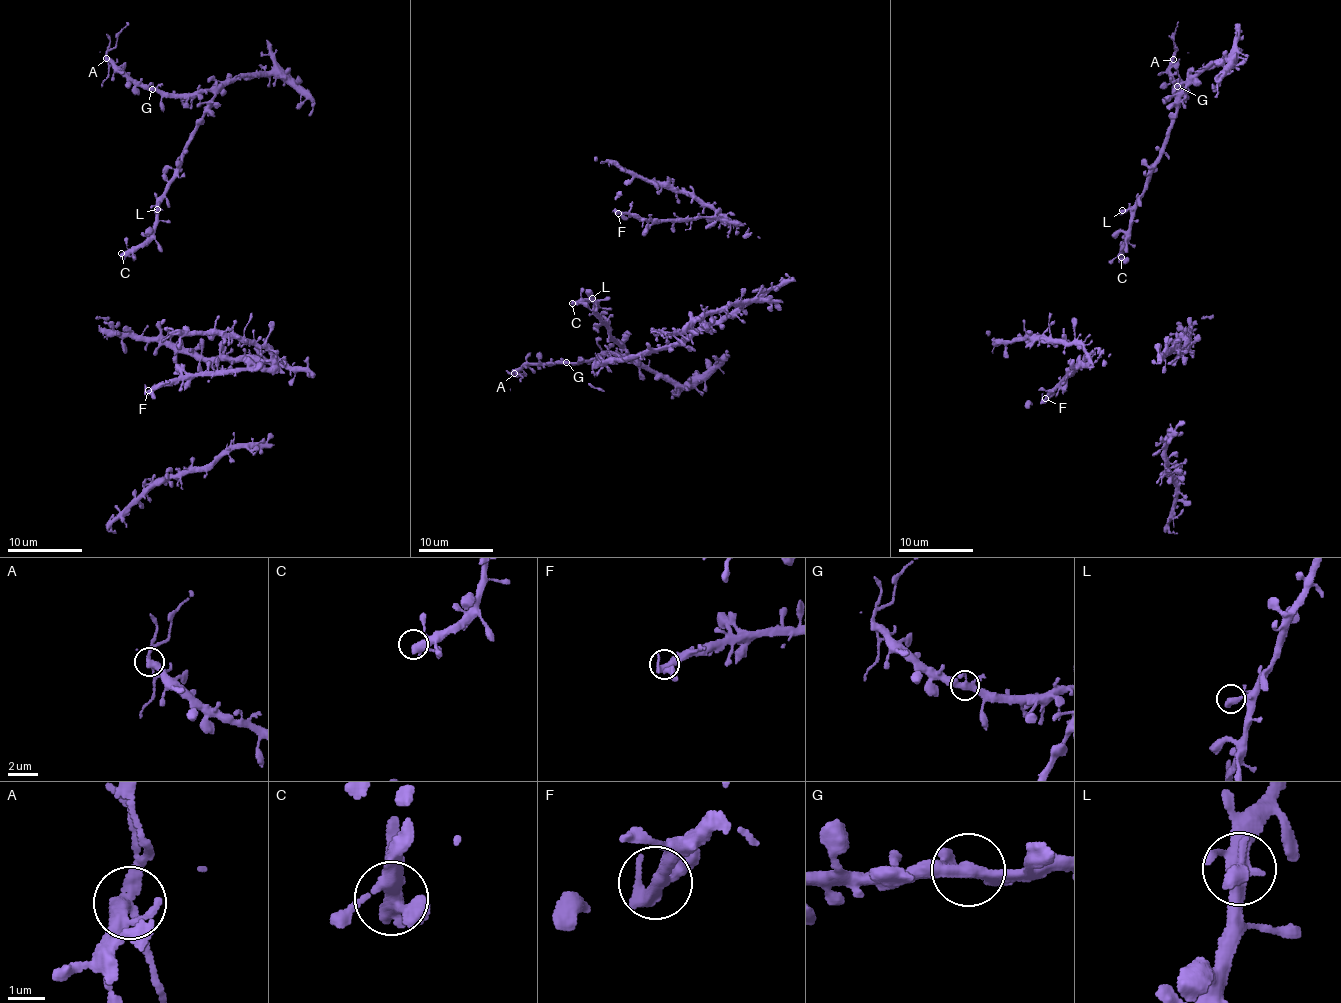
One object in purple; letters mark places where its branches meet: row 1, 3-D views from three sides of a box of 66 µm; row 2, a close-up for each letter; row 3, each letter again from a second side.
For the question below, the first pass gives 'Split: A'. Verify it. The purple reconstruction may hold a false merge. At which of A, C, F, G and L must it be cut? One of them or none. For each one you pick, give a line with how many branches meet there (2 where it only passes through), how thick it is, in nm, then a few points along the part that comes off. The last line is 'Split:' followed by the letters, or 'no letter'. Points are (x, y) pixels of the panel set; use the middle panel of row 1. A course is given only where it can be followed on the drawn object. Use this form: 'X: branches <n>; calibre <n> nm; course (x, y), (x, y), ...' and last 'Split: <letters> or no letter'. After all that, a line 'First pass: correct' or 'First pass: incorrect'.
A: branches 3; calibre 320 nm
Split: A
First pass: correct

